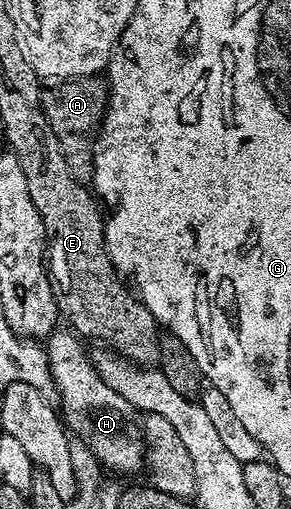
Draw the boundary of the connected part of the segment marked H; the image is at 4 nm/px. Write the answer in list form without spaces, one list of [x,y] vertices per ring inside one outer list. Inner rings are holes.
[[[53,332],[46,341],[46,369],[56,380],[60,392],[58,409],[69,430],[72,429],[88,444],[88,449],[108,469],[116,473],[136,473],[145,468],[144,430],[138,420],[138,410],[118,391],[106,387],[91,358],[80,347],[81,338],[75,332]]]

